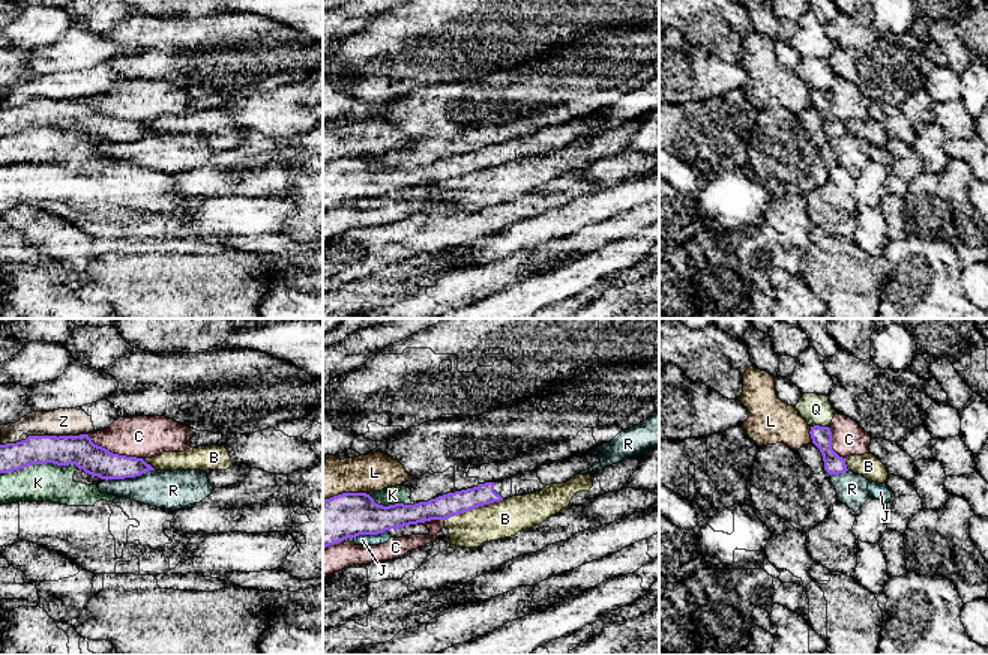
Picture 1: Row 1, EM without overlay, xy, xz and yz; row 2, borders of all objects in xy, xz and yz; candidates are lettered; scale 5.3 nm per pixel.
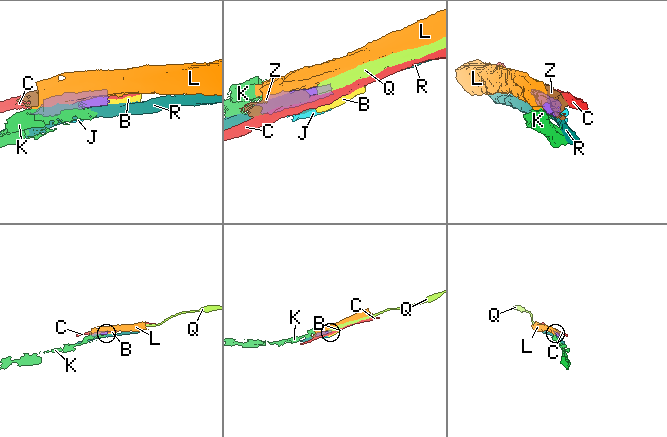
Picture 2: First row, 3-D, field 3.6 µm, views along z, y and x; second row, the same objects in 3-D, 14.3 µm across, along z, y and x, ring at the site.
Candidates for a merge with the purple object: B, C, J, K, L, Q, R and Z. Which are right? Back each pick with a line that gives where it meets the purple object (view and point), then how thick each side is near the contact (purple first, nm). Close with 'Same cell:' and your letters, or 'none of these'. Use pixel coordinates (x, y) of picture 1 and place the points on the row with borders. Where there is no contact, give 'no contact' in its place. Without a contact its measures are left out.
Same cell: none of these

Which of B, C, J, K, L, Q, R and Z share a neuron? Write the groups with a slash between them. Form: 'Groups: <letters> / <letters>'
Groups: B J / C / K / L / Q Z / R

